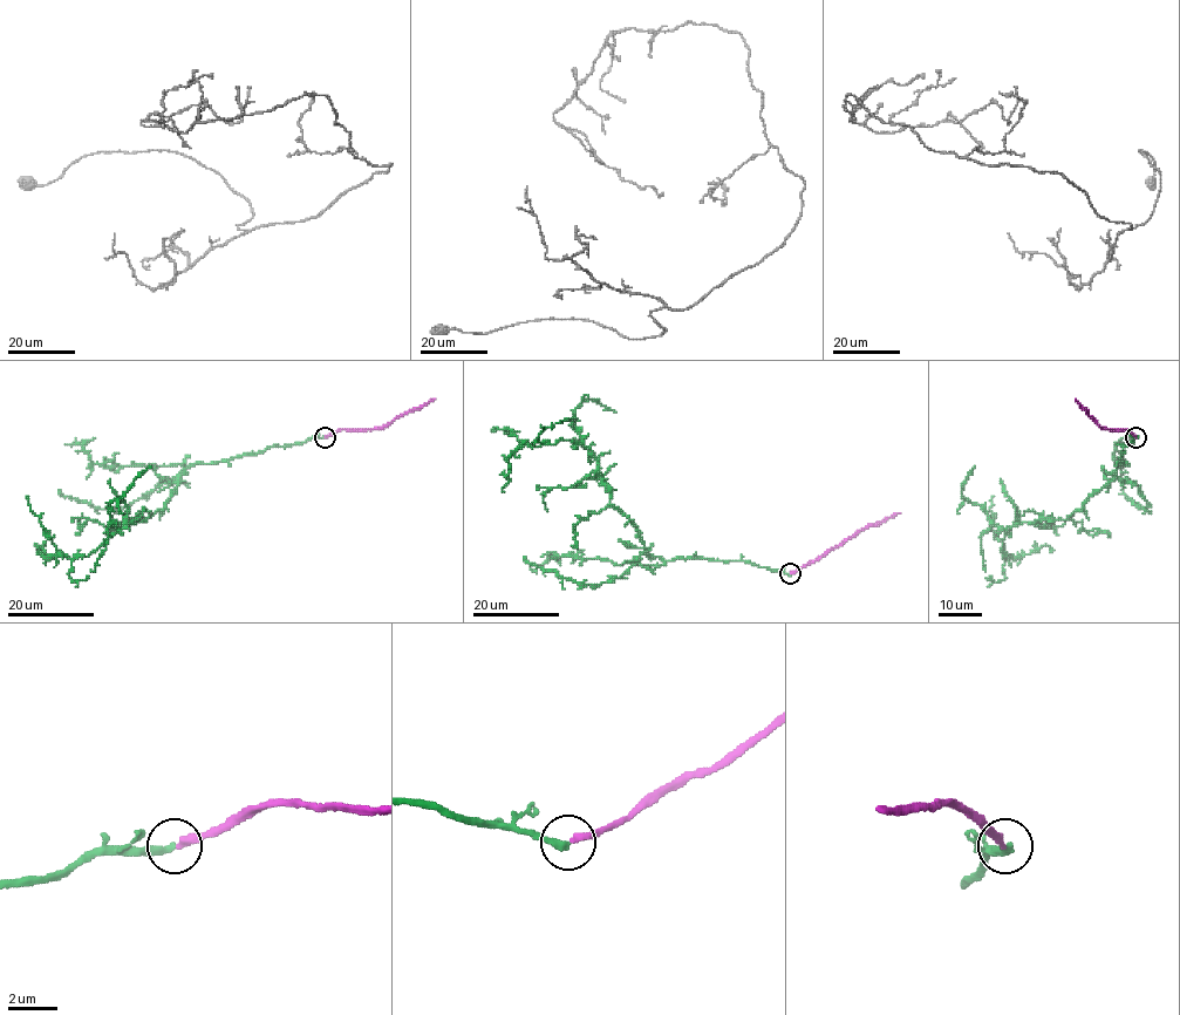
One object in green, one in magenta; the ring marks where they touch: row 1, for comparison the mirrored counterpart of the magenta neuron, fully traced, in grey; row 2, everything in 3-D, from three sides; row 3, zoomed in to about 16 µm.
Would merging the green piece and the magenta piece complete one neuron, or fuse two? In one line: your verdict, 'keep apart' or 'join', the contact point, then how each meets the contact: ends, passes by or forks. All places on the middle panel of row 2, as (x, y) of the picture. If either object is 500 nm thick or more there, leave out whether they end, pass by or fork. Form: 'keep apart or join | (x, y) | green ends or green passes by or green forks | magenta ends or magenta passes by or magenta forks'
keep apart | (790, 573) | green ends | magenta ends

